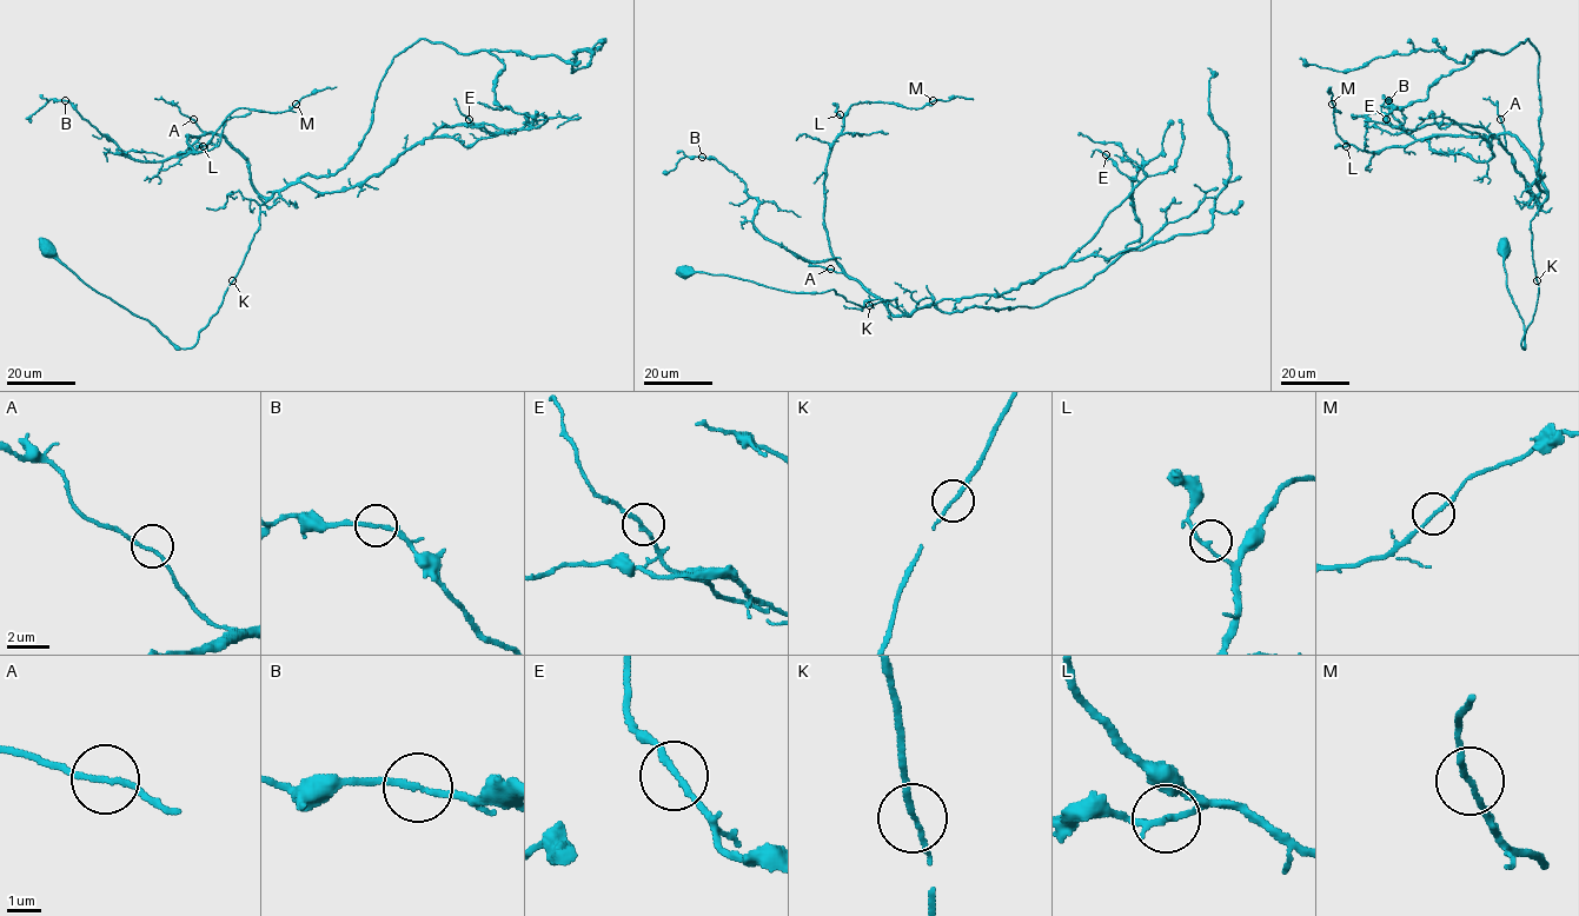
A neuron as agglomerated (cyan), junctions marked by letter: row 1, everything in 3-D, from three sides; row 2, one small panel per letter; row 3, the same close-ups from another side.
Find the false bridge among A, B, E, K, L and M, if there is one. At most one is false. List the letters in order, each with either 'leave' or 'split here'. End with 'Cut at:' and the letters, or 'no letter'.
A: leave
B: leave
E: leave
K: leave
L: leave
M: leave
Cut at: no letter

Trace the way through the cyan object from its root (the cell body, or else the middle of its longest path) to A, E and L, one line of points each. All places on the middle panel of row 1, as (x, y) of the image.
A: (683, 272), (791, 292), (834, 290), (861, 306), (896, 298), (902, 313), (830, 269)
E: (683, 272), (834, 290), (861, 306), (896, 298), (909, 316), (1001, 294), (1061, 267), (1139, 183), (1106, 154)
L: (683, 272), (834, 290), (861, 306), (896, 298), (902, 313), (830, 251), (824, 179), (840, 114)

